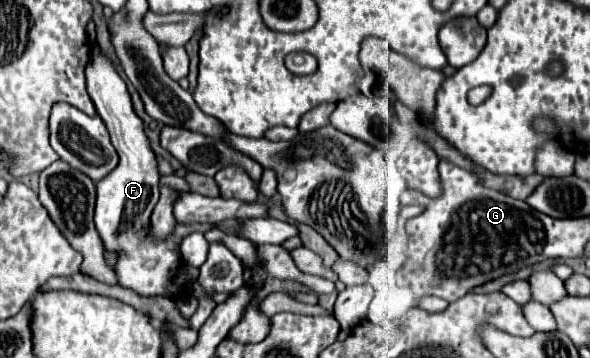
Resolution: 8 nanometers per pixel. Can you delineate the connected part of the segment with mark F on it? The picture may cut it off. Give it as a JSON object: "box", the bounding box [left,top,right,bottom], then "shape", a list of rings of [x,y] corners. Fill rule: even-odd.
{"box":[85,43,215,299],"shape":[[[97,43],[93,45],[91,57],[85,65],[85,83],[87,83],[87,93],[93,99],[99,117],[105,121],[107,131],[111,135],[111,143],[113,143],[117,155],[119,155],[119,165],[115,167],[115,171],[111,171],[111,175],[107,175],[105,179],[101,179],[97,183],[97,203],[95,203],[95,217],[93,217],[95,227],[99,231],[107,251],[115,251],[119,255],[117,261],[115,261],[115,267],[113,267],[113,271],[117,275],[117,285],[125,287],[125,289],[131,289],[141,297],[157,297],[157,295],[169,297],[169,299],[185,297],[185,295],[189,295],[189,289],[175,283],[175,277],[181,269],[181,253],[179,253],[181,241],[187,235],[191,235],[193,231],[207,233],[211,229],[215,229],[215,225],[211,225],[211,223],[189,223],[189,225],[177,223],[175,231],[165,239],[157,239],[157,237],[151,235],[151,213],[153,213],[153,207],[159,199],[159,177],[161,177],[159,169],[157,169],[157,159],[155,159],[155,153],[151,149],[149,137],[145,133],[143,121],[137,117],[137,113],[133,109],[133,103],[131,103],[125,81],[119,77],[113,61],[103,55],[103,51]]]}

